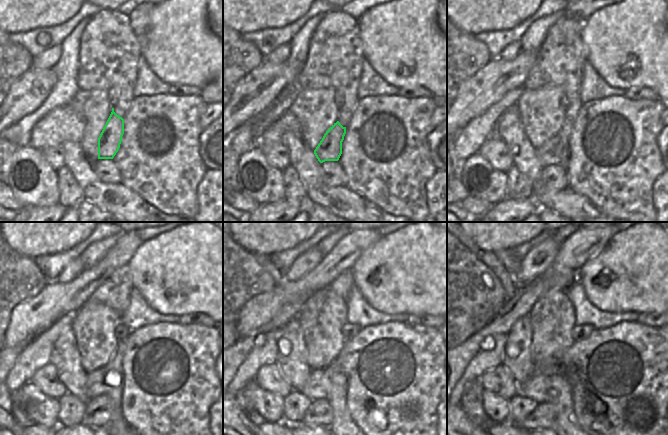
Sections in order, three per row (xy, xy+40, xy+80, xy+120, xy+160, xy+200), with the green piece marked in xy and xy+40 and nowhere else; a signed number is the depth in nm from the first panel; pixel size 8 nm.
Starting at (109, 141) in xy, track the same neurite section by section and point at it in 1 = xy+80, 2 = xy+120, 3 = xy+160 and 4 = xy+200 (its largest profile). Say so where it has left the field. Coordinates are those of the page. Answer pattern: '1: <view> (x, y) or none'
1: xy+80 (553, 152)
2: xy+120 (104, 381)
3: xy+160 (328, 383)
4: xy+200 (542, 388)

